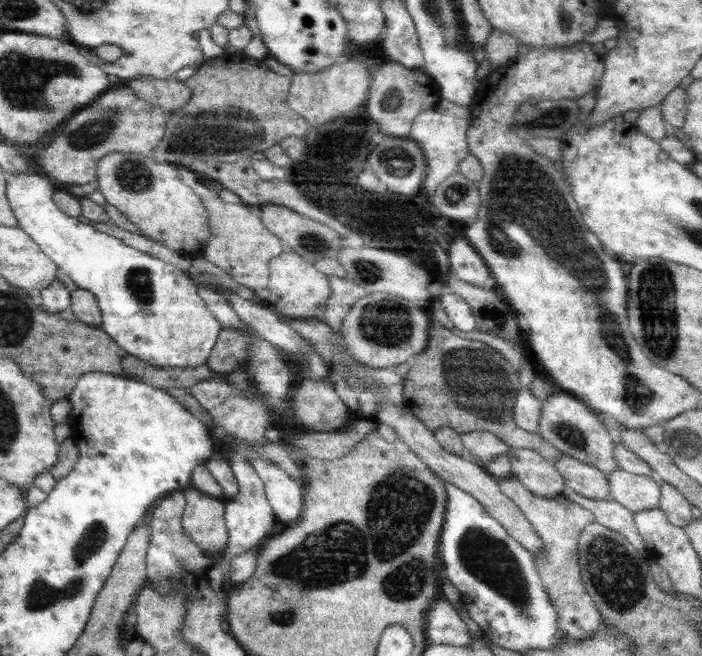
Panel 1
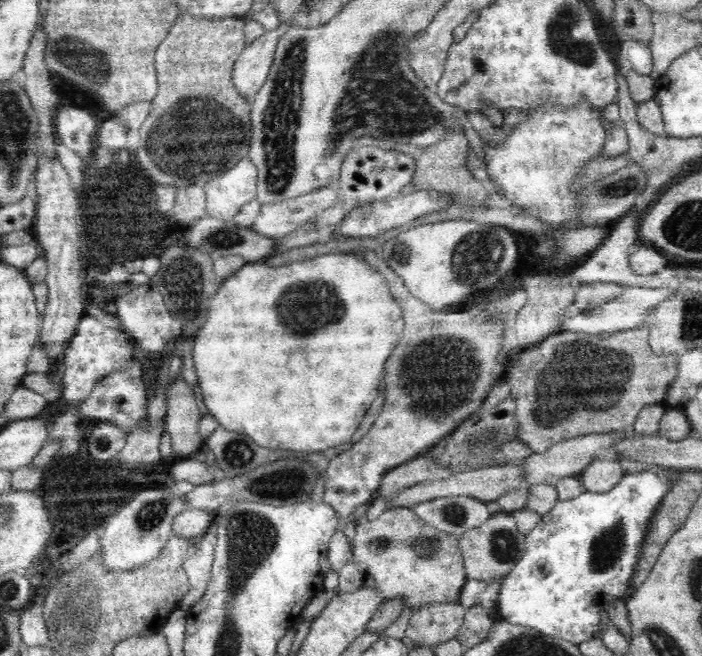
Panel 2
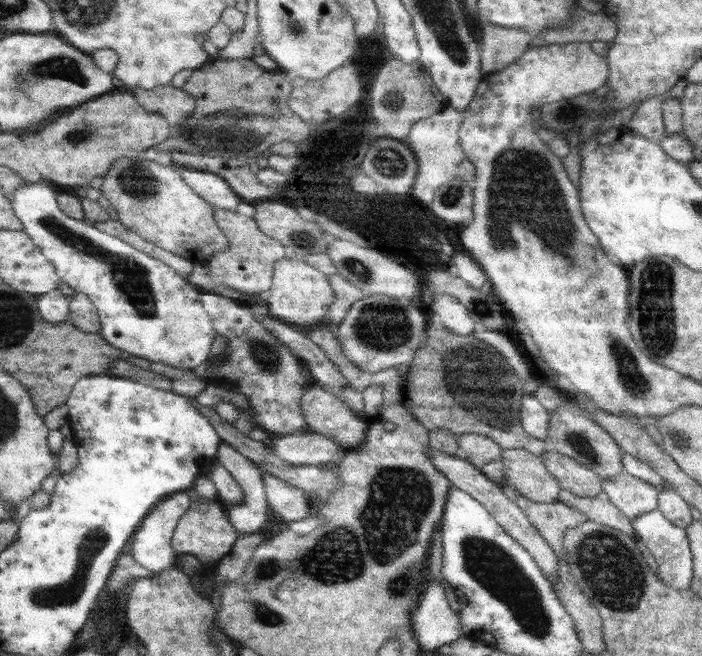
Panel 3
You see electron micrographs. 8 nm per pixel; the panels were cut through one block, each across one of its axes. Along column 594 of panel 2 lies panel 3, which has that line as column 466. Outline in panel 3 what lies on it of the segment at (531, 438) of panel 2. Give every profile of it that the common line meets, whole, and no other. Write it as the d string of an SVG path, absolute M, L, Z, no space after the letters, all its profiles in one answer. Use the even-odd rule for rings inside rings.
M428 316L428 320L432 320L430 324L427 325L426 338L421 347L414 353L412 357L412 362L406 373L401 376L401 395L403 396L404 406L408 409L408 412L429 432L433 429L446 429L456 436L462 434L483 434L491 438L496 444L499 444L503 449L524 449L536 456L542 457L543 454L549 448L549 444L544 442L542 439L530 436L528 432L524 431L522 428L522 423L520 422L520 410L521 410L521 400L527 393L524 390L523 382L514 373L514 369L506 363L506 359L502 353L496 351L496 349L484 341L476 339L472 335L457 335L451 330L448 330L435 316Z

